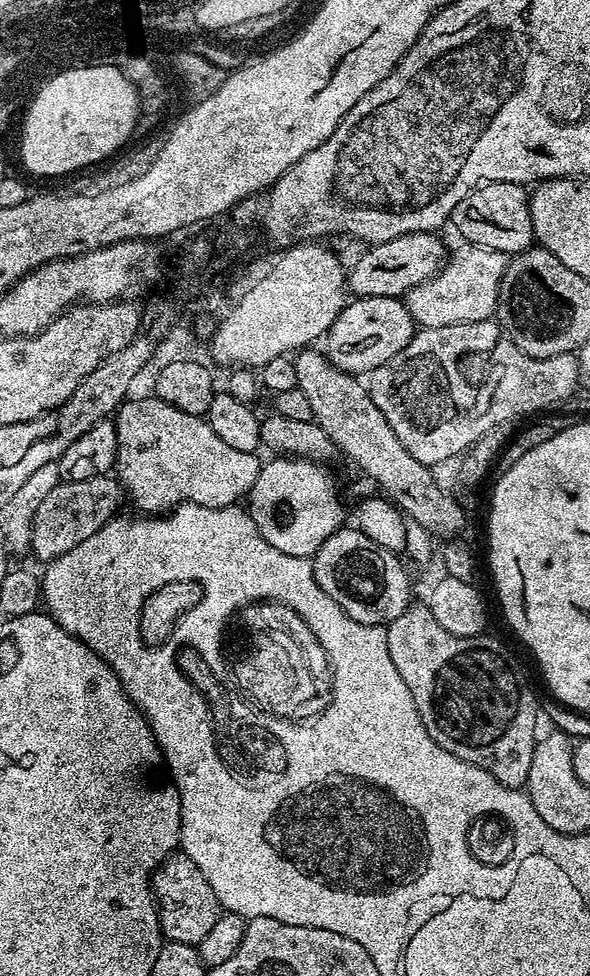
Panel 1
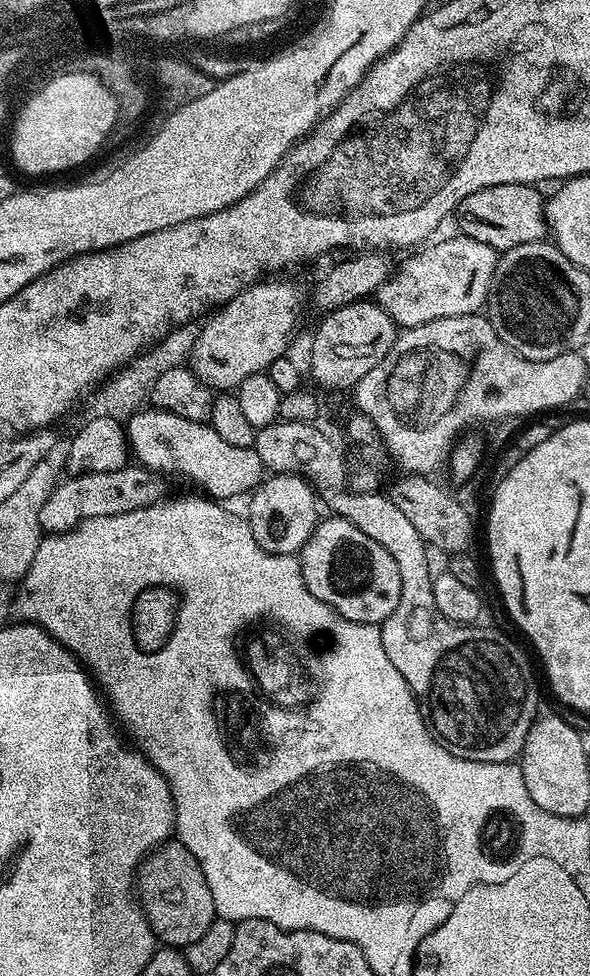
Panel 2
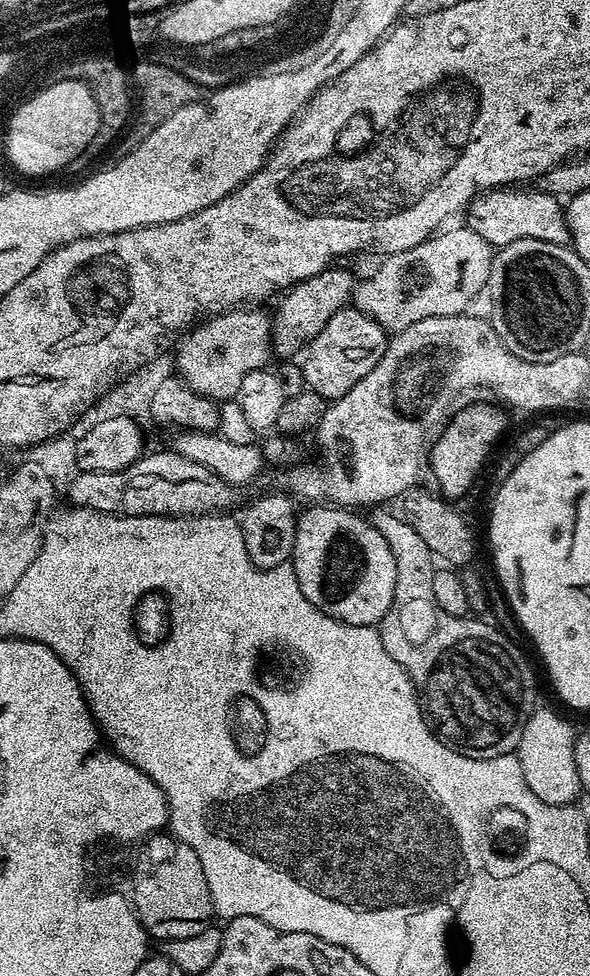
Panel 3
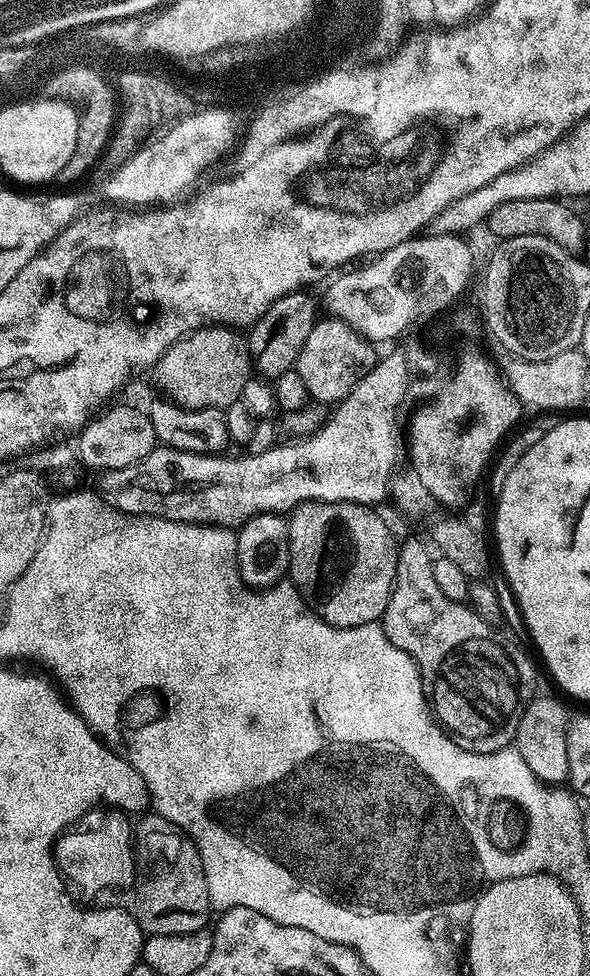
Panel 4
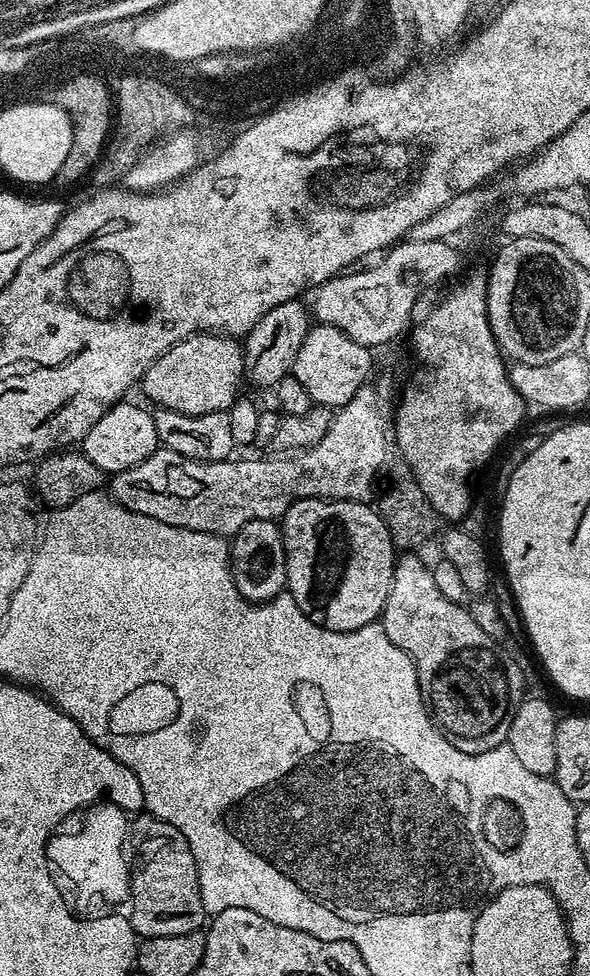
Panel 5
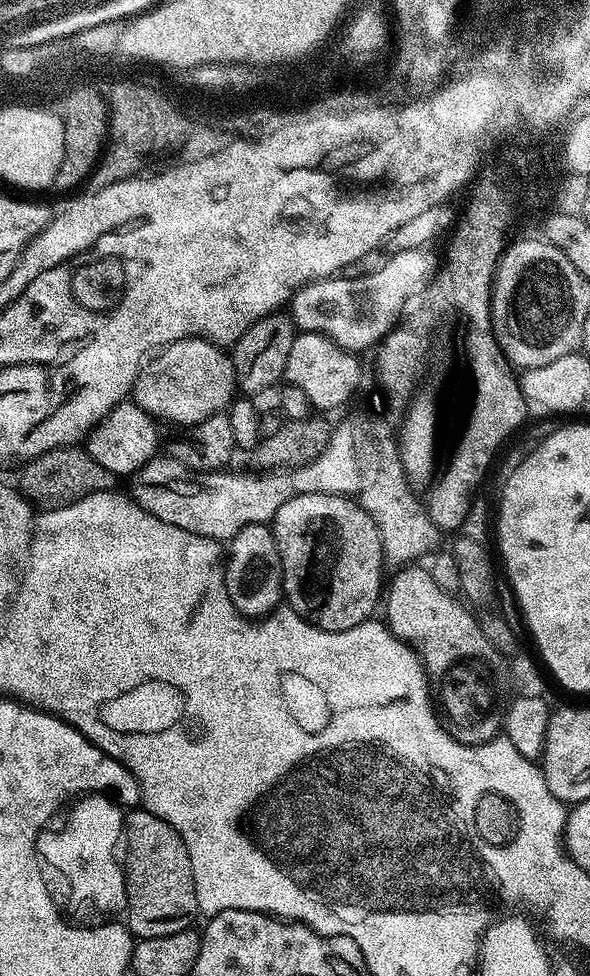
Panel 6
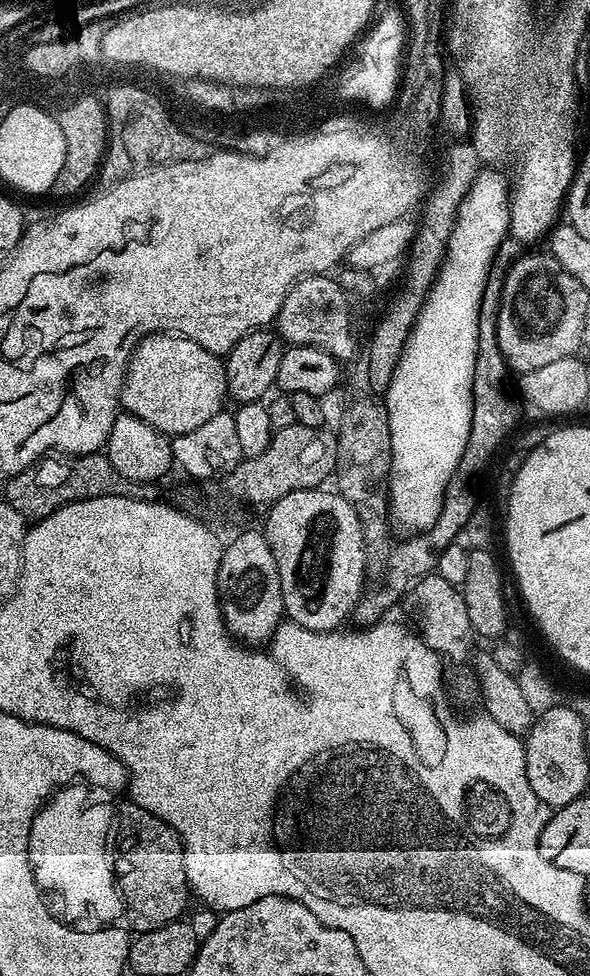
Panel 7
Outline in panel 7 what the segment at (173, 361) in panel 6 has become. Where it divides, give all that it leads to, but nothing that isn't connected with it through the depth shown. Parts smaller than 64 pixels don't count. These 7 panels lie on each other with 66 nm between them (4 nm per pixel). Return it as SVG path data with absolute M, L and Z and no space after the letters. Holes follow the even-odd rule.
M154 332L142 337L132 349L132 357L124 372L120 402L127 415L137 416L175 438L190 430L198 430L202 422L210 422L210 418L225 407L227 396L226 370L221 357L185 336Z

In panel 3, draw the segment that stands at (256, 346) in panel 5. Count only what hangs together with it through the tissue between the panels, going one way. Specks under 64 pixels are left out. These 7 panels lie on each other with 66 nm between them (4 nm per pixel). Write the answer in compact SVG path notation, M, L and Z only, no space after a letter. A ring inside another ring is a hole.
M329 266L323 268L318 276L306 278L293 288L287 289L279 297L280 305L271 315L272 321L272 352L280 358L292 358L296 351L299 353L311 340L351 301L354 279L344 268Z

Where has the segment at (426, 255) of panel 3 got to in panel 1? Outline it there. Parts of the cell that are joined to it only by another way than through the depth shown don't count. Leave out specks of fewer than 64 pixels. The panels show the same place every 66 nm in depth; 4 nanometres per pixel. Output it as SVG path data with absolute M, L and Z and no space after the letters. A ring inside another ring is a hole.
M477 244L460 247L464 248L458 249L453 256L451 253L436 275L409 289L403 297L404 305L420 328L482 322L496 315L498 290L509 257L498 250Z

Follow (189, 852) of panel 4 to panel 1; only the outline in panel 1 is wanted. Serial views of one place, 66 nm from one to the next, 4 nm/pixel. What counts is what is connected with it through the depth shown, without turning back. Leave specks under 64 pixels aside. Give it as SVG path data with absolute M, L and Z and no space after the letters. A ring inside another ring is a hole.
M183 854L167 856L156 867L152 876L152 896L156 900L156 913L165 941L199 946L222 914L218 898L214 898L214 890L210 890L210 882L206 882L202 870Z

